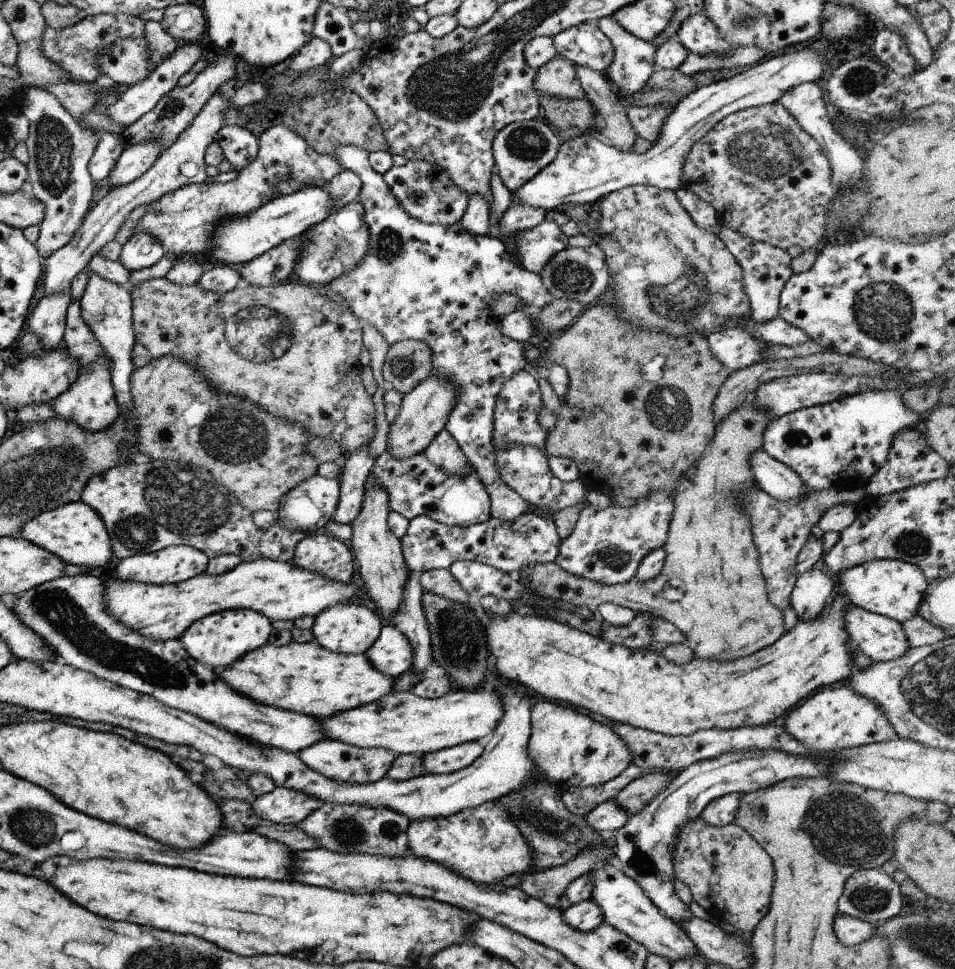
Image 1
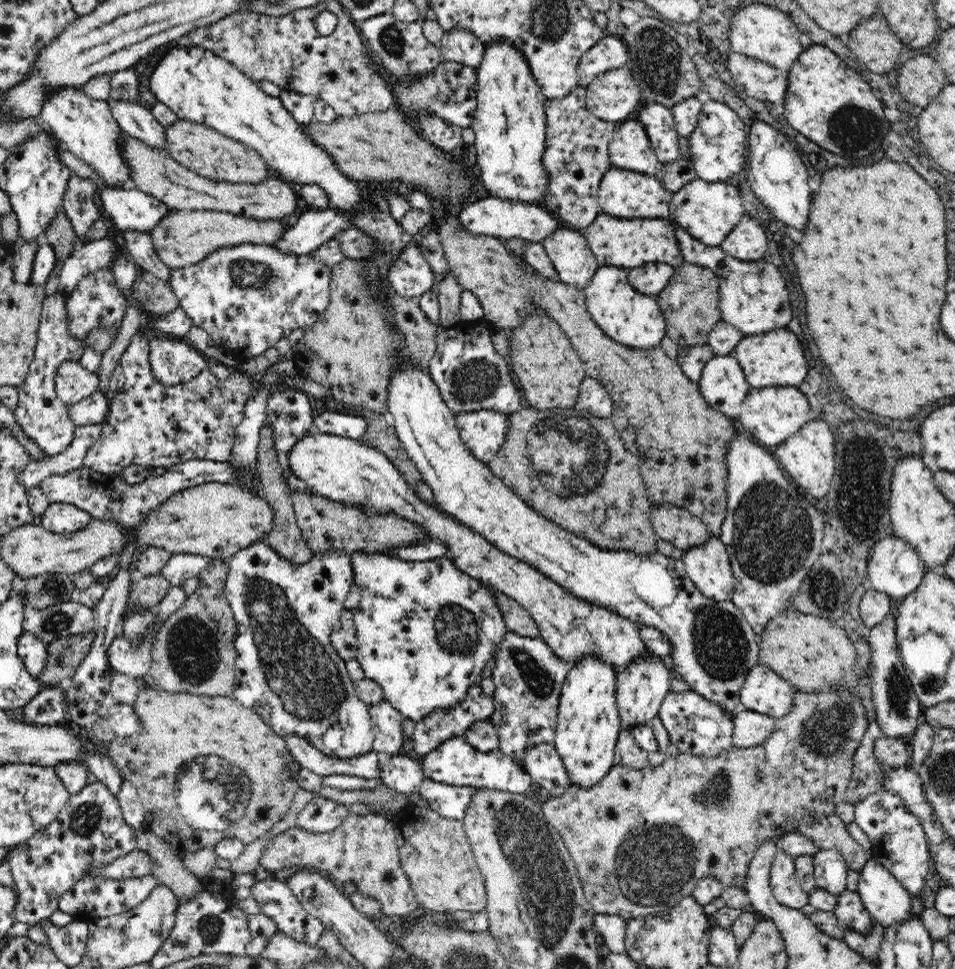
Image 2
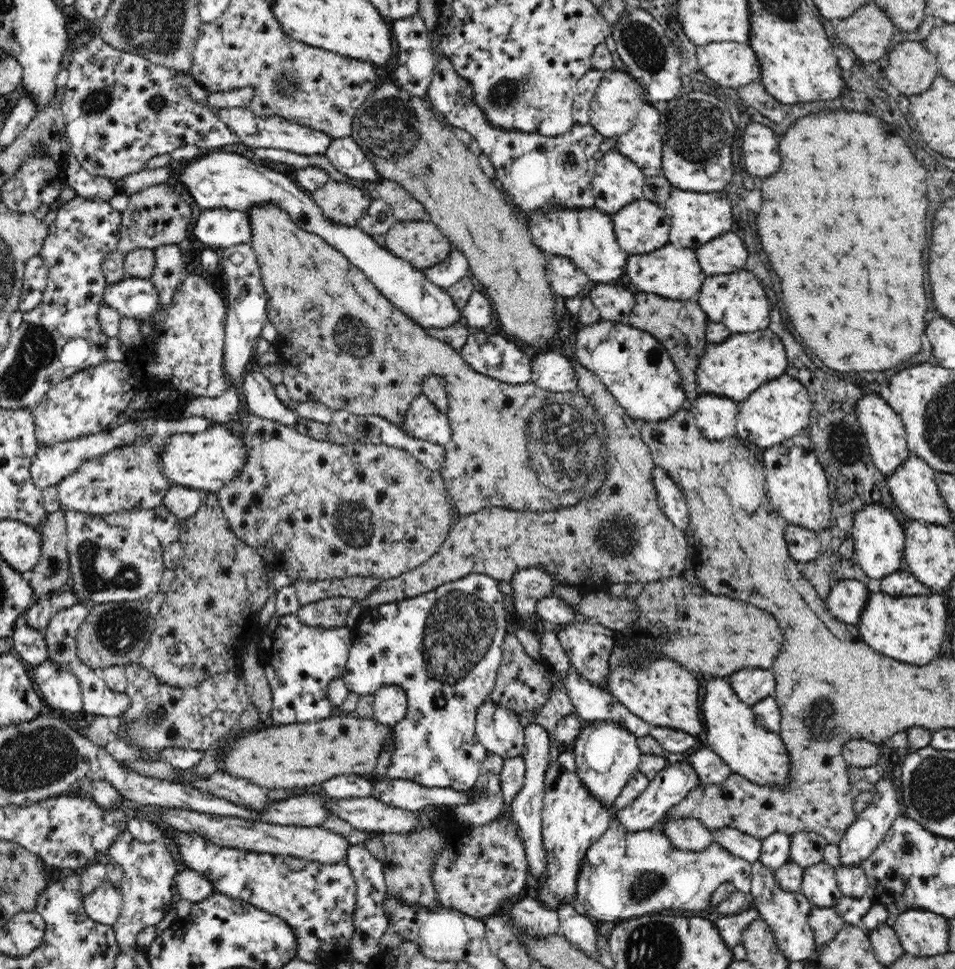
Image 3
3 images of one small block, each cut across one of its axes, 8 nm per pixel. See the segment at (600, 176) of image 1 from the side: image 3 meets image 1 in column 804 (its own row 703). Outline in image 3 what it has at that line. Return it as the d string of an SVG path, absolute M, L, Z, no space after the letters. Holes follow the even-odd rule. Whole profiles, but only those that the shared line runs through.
M46 658L32 670L36 686L40 688L43 699L50 707L66 712L80 712L84 696L78 677L65 666Z

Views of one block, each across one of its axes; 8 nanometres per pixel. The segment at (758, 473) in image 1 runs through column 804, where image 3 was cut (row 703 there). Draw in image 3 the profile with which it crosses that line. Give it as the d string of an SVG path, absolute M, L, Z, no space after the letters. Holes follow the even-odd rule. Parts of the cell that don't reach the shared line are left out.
M490 698L480 706L475 720L475 733L478 740L487 751L493 752L503 759L520 757L523 754L525 741L525 726L518 720L518 714L510 709L500 706Z

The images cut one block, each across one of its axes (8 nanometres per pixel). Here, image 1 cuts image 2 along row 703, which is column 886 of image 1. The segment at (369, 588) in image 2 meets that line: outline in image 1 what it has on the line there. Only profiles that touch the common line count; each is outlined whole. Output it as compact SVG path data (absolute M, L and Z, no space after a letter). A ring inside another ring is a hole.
M867 390L861 394L844 396L839 400L800 408L771 419L767 424L761 443L761 449L767 456L785 464L811 491L827 490L831 488L851 489L864 488L867 480L883 466L889 446L892 446L893 434L903 428L914 428L919 421L919 414L909 410L903 400L901 392L897 390Z

